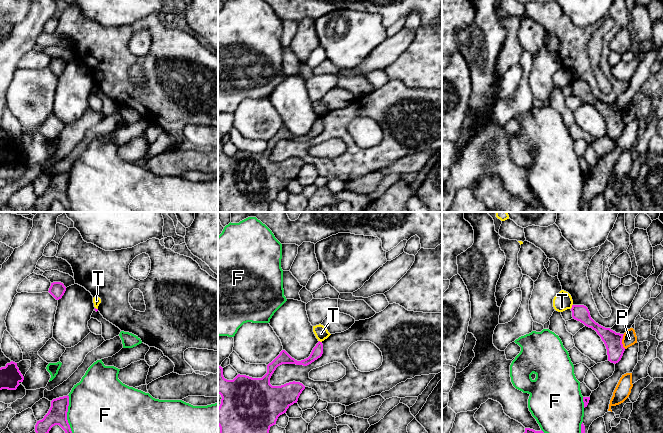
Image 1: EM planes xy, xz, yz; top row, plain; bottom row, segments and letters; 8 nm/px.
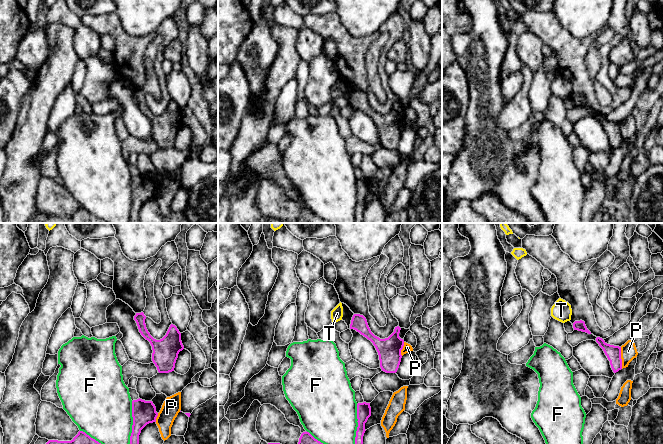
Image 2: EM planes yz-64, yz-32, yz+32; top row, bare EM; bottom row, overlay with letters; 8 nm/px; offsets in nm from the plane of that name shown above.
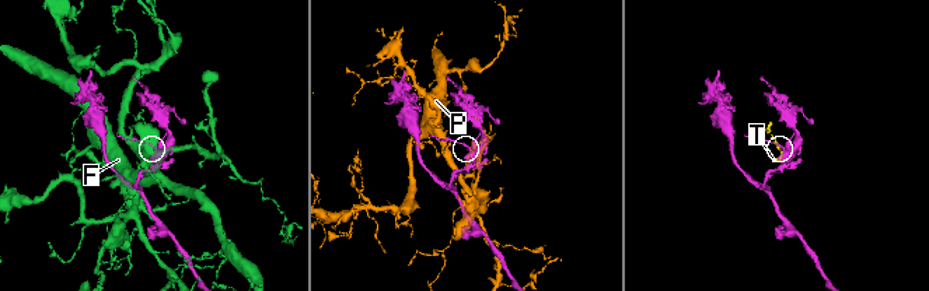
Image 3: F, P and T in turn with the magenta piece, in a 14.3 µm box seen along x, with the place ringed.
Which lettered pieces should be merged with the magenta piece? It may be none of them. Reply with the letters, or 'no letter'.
no letter

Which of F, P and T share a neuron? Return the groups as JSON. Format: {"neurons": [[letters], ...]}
{"neurons": [["F"], ["P"], ["T"]]}

